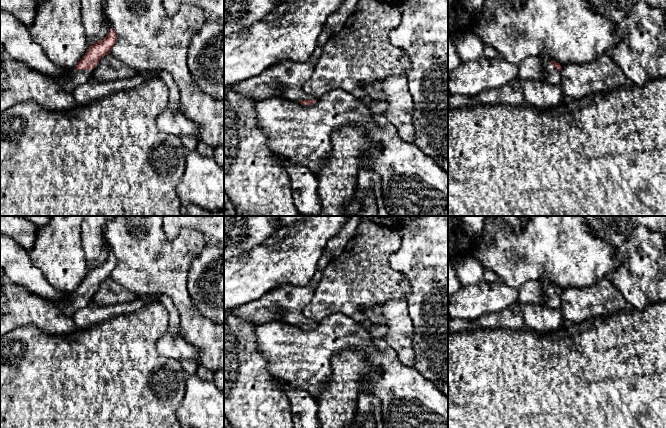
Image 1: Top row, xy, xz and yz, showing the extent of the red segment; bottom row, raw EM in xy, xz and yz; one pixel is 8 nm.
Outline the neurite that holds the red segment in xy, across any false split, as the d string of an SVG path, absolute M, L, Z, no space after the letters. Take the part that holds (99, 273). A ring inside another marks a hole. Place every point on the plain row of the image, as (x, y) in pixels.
M111 252L107 260L92 268L75 292L67 292L66 298L61 302L51 302L68 316L80 308L88 306L91 302L91 294L95 292L100 283L110 277L117 265L117 258Z

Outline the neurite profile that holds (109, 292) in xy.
M107 278L102 281L98 289L91 295L90 304L105 307L135 300L137 295L123 287L113 279Z

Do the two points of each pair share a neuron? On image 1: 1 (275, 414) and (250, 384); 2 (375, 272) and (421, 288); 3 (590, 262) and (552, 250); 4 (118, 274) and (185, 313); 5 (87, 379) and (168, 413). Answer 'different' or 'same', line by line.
1: same
2: different
3: same
4: same
5: same

